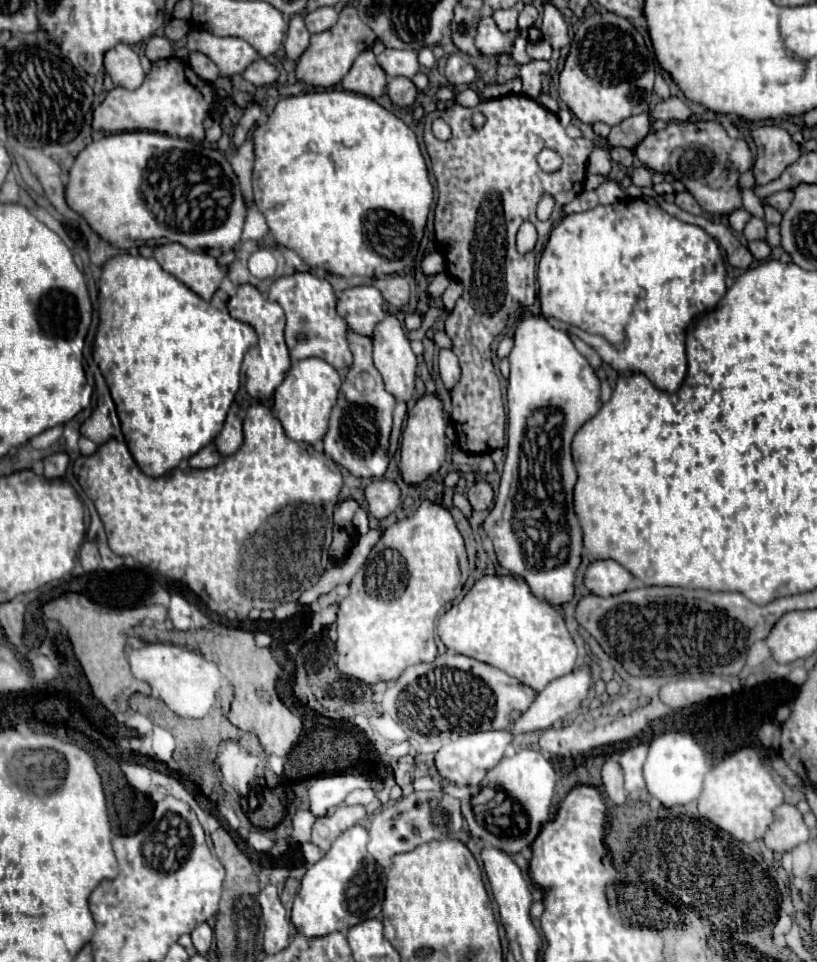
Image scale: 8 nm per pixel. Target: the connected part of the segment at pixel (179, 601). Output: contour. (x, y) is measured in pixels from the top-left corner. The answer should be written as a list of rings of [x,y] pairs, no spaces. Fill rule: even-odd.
[[[172,594],[170,606],[168,606],[168,618],[172,620],[176,630],[190,630],[192,626],[192,606],[188,604],[188,600],[180,594]]]

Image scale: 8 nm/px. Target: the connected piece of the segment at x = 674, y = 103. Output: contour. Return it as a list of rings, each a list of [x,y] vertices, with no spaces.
[[[670,96],[668,100],[662,100],[658,102],[652,112],[650,112],[650,118],[652,120],[688,120],[692,116],[692,110],[688,108],[688,104],[684,104],[680,98],[674,98]]]

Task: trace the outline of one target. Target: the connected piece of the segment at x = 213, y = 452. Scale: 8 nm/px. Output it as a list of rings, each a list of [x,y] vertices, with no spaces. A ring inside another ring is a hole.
[[[208,444],[204,446],[200,452],[196,452],[192,458],[190,458],[190,466],[192,468],[210,468],[210,466],[216,466],[220,462],[220,452],[216,450],[214,444]]]

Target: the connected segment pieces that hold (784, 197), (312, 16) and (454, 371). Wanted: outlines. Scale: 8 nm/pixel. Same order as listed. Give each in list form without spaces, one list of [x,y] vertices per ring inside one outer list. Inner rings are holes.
[[[784,190],[784,192],[776,192],[776,194],[772,194],[772,196],[768,196],[766,198],[766,204],[770,204],[770,206],[774,206],[780,214],[784,214],[786,210],[788,210],[788,206],[790,206],[790,202],[792,202],[792,192],[790,190]]]
[[[322,6],[322,8],[316,8],[314,12],[308,12],[304,16],[304,24],[308,28],[310,34],[316,34],[316,32],[324,32],[328,28],[332,28],[338,20],[338,12],[332,8],[332,6]]]
[[[440,350],[438,368],[440,368],[440,376],[442,376],[444,386],[448,390],[452,390],[452,386],[455,386],[460,378],[460,366],[458,366],[456,354],[452,350]]]

